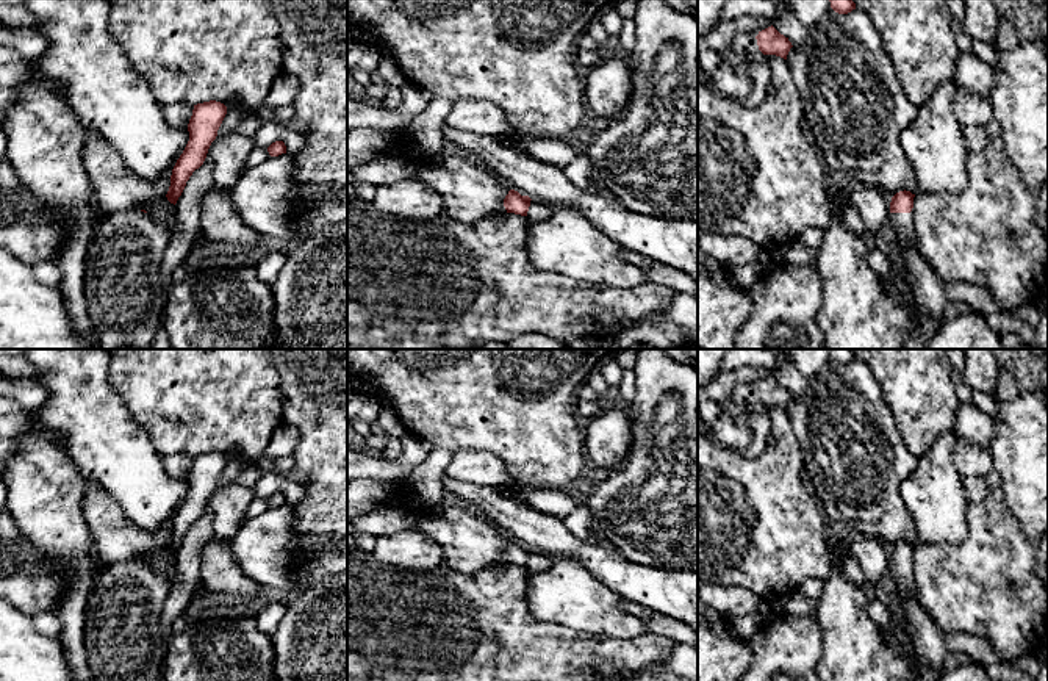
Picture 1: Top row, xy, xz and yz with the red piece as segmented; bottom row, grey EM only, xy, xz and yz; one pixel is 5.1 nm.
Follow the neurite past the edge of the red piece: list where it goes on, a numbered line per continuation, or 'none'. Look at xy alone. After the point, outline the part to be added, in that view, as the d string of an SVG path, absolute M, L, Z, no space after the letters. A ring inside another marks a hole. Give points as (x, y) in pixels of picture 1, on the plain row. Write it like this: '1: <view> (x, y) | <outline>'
1: xy (124, 641) | M139 557L97 573L84 615L92 681L158 681L166 658L161 628L169 582Z

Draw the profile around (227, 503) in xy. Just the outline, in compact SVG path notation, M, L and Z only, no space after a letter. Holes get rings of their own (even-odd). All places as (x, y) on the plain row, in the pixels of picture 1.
M217 485L206 507L213 513L214 535L231 540L246 523L246 510L255 499L253 490L242 485Z

